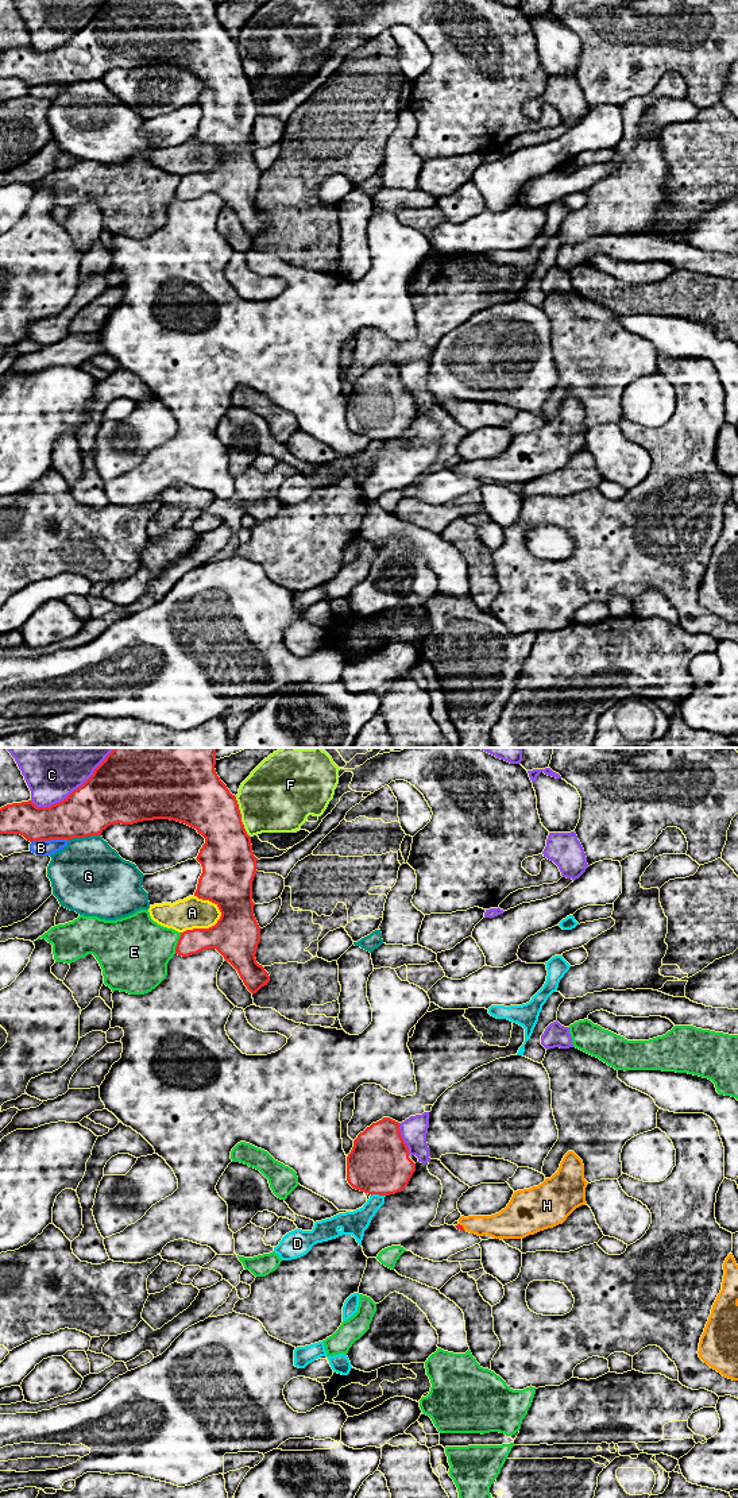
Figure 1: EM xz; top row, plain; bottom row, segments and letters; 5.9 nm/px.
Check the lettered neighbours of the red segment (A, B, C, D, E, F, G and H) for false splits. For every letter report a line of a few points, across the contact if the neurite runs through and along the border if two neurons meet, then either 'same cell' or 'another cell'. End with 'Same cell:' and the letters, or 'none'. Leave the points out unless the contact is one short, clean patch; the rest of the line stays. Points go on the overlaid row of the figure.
A: another cell
B: another cell
C: another cell
D: another cell
E: another cell
F: another cell
G: another cell
H: xz (459, 1227), (462, 1227), (501, 1226) | same cell
Same cell: H

